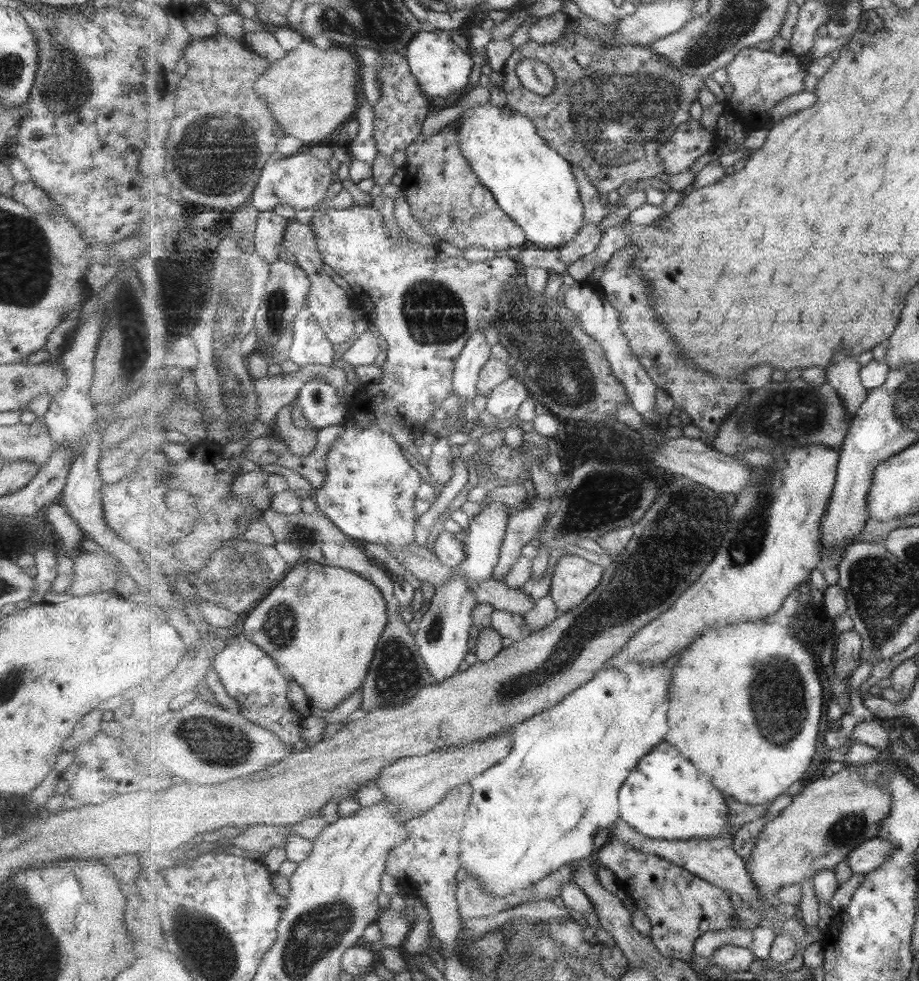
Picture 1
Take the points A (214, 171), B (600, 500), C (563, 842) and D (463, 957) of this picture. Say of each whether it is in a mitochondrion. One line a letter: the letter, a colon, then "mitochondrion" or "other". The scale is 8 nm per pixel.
A: mitochondrion
B: mitochondrion
C: other
D: other

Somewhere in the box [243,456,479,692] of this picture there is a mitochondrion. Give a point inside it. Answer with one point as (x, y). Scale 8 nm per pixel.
(280, 624)

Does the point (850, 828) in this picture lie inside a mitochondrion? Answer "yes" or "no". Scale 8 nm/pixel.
yes

